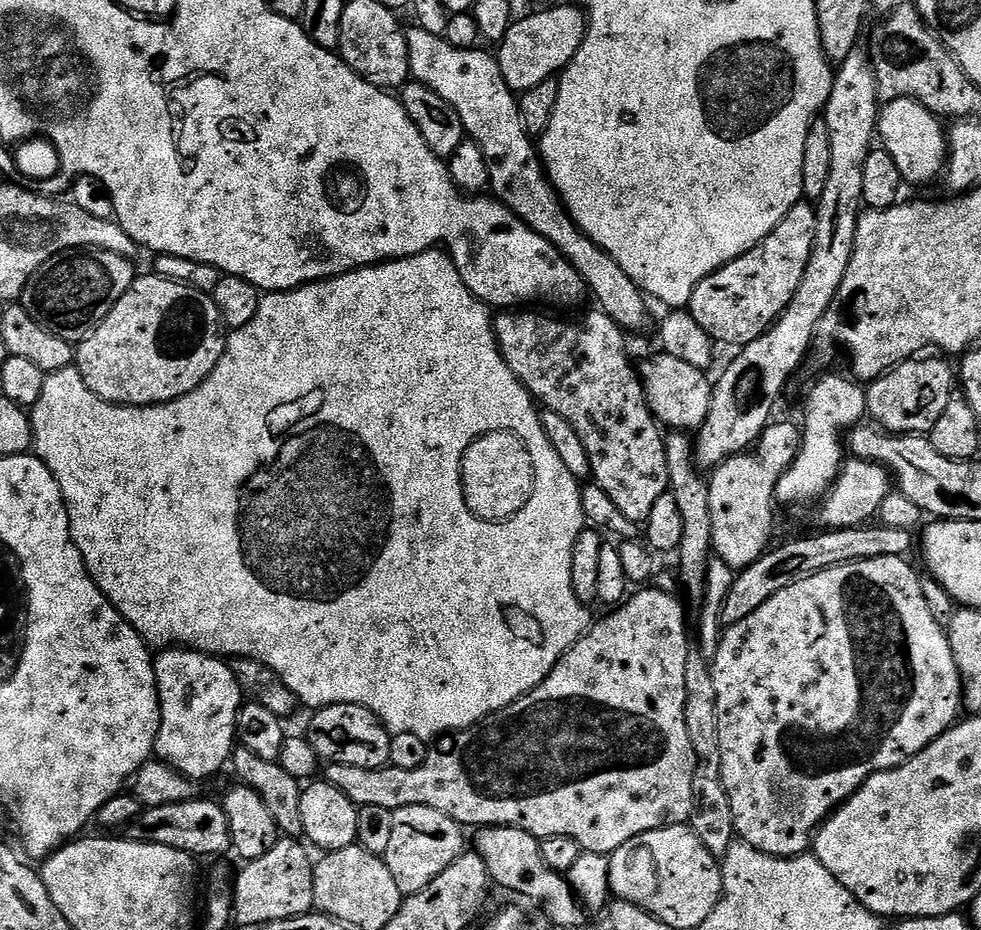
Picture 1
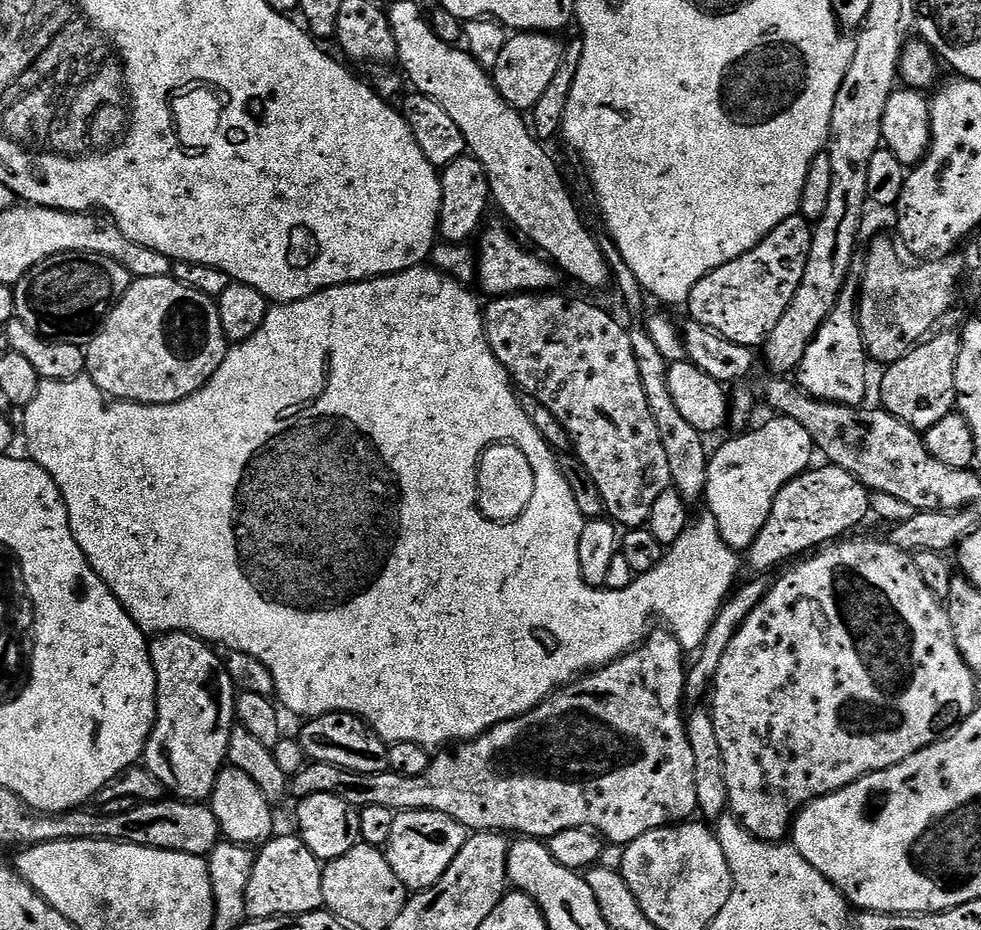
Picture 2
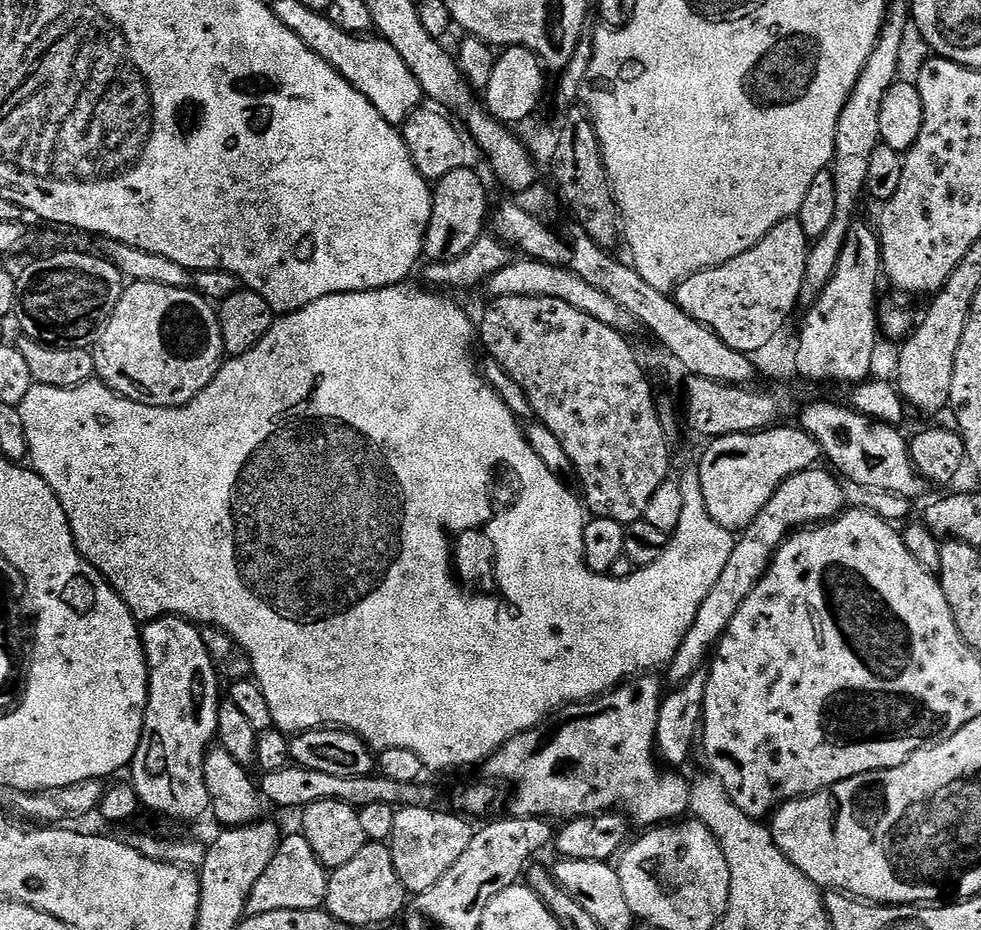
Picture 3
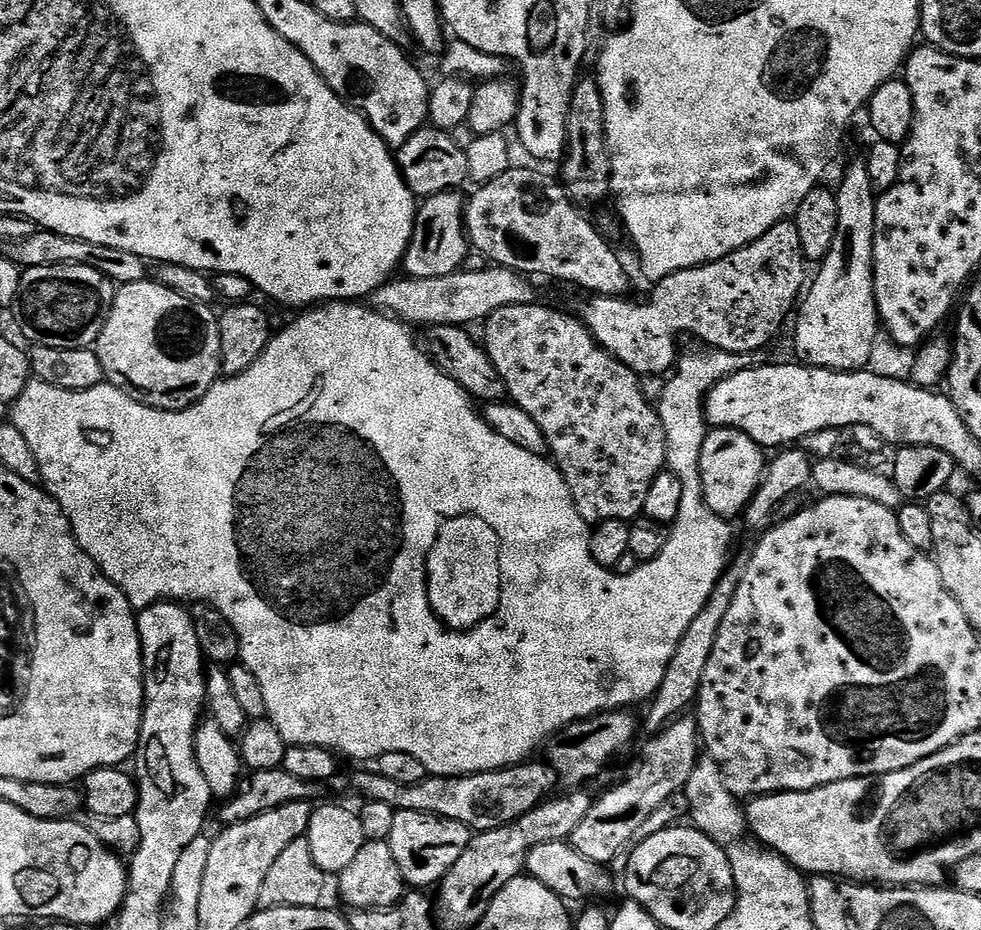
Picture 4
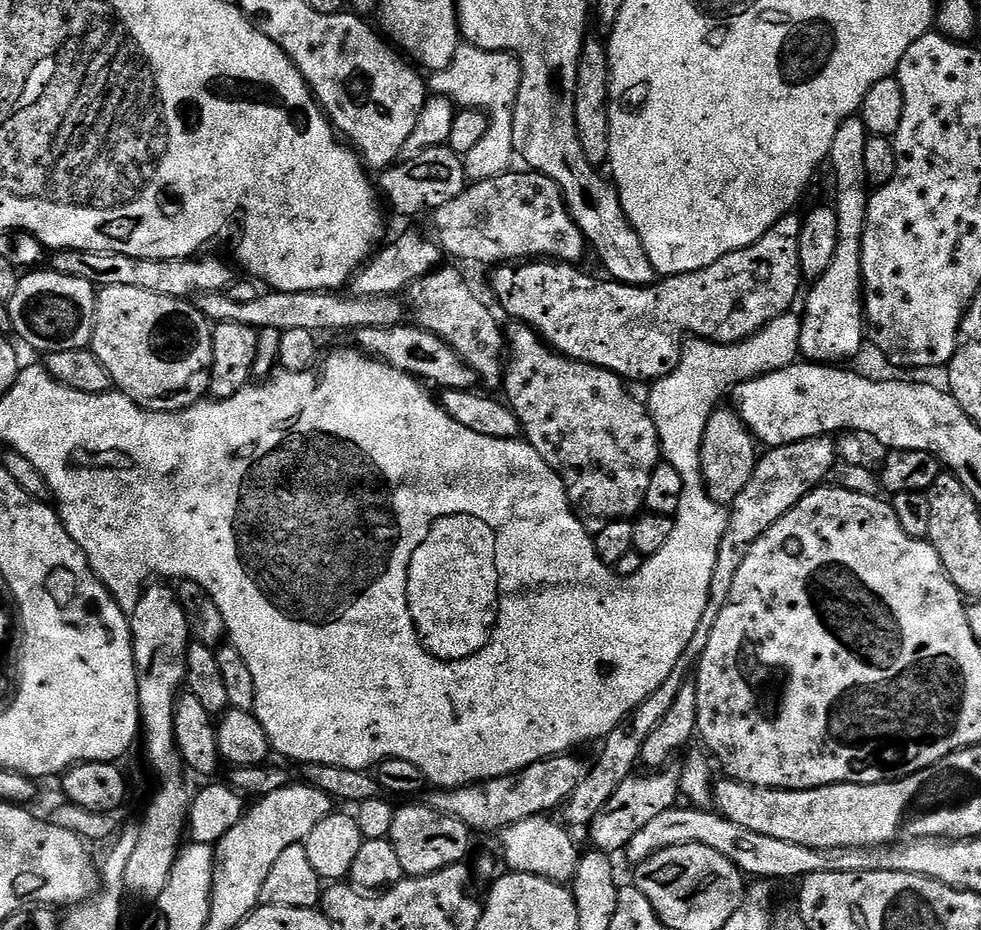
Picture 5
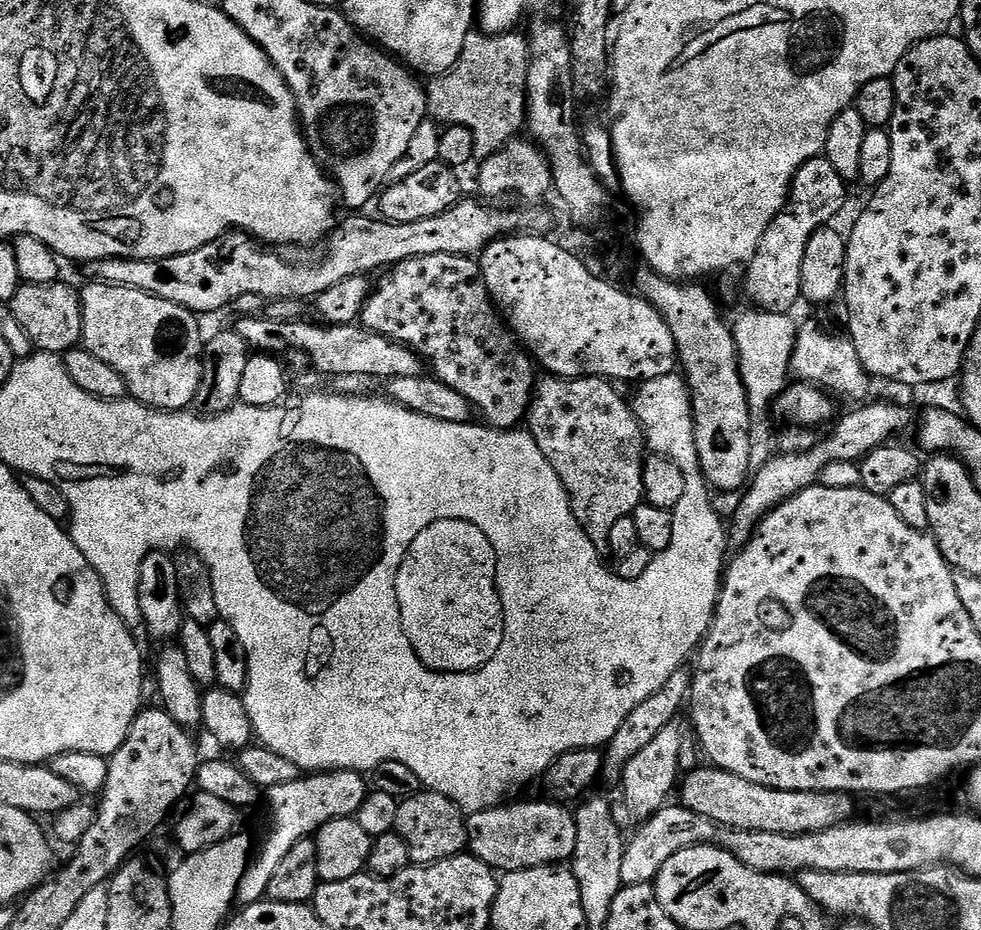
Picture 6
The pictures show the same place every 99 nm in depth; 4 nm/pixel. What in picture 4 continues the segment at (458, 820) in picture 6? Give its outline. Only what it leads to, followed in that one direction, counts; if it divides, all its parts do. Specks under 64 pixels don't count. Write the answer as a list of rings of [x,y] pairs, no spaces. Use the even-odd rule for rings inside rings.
[[[399,812],[394,818],[394,827],[390,829],[390,838],[387,840],[390,850],[394,850],[394,858],[398,861],[398,870],[402,870],[405,885],[416,890],[428,890],[428,887],[439,885],[445,874],[462,858],[462,850],[470,846],[474,832],[462,822],[450,821],[444,817],[432,816],[430,813]]]

